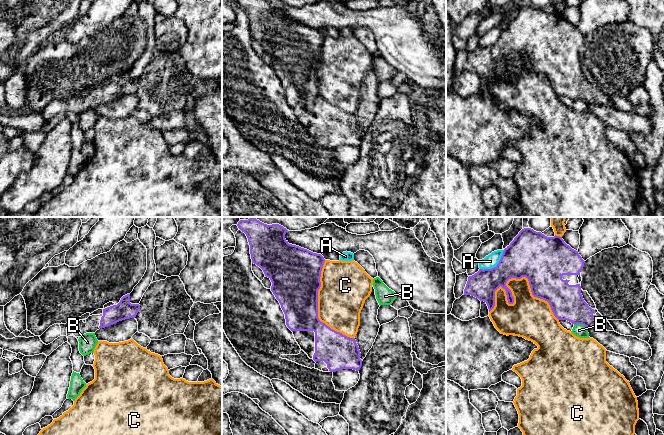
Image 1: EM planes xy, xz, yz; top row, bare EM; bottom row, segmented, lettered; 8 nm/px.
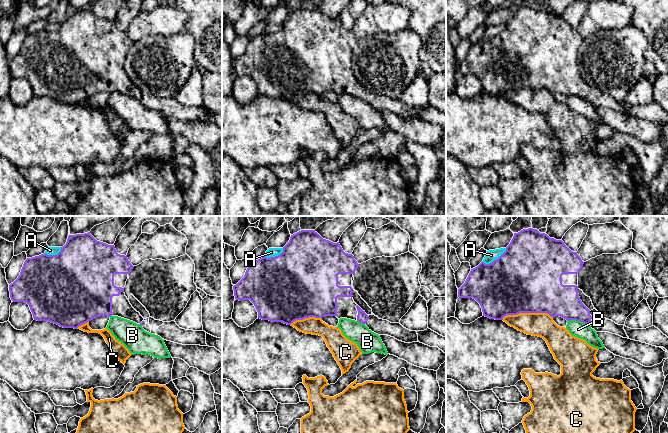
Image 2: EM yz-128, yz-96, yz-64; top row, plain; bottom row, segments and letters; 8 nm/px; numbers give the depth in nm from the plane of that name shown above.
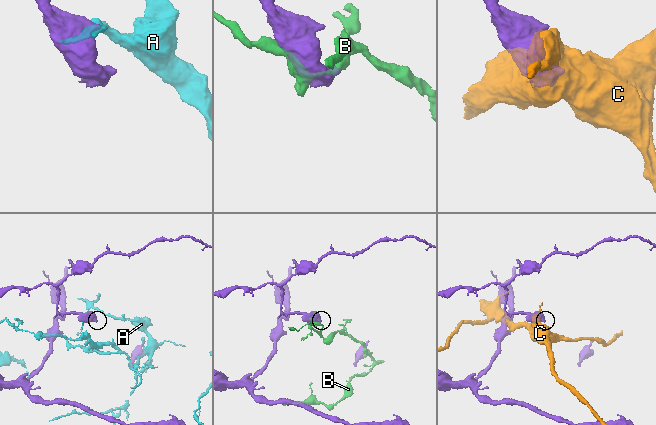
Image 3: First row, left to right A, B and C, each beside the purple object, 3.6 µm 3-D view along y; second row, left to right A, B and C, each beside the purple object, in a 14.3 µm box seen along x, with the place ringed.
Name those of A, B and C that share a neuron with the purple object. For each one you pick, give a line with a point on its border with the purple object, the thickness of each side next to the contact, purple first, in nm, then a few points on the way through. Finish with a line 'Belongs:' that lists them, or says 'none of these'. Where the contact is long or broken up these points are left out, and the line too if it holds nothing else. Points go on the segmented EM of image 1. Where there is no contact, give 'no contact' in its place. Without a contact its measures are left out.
Belongs: none of these

